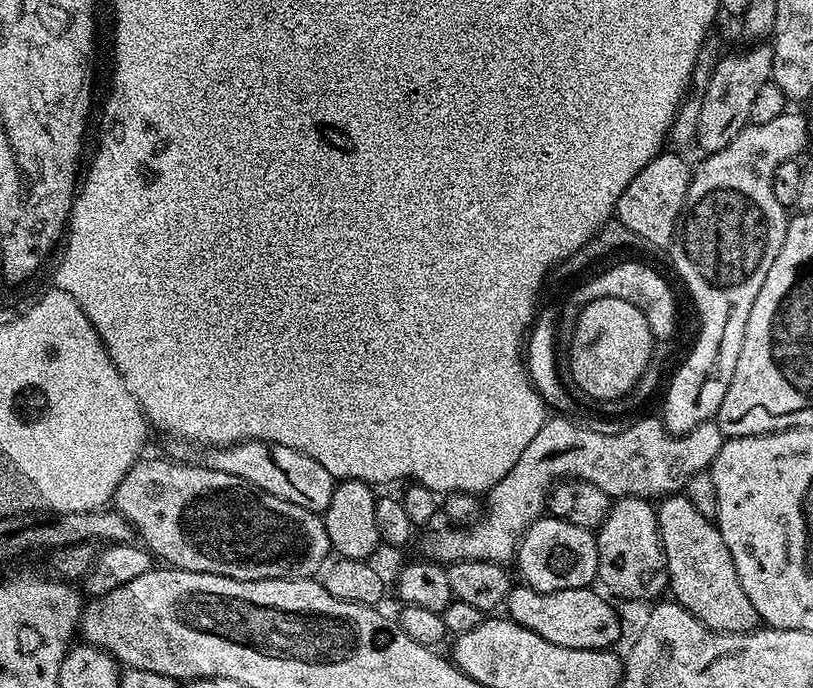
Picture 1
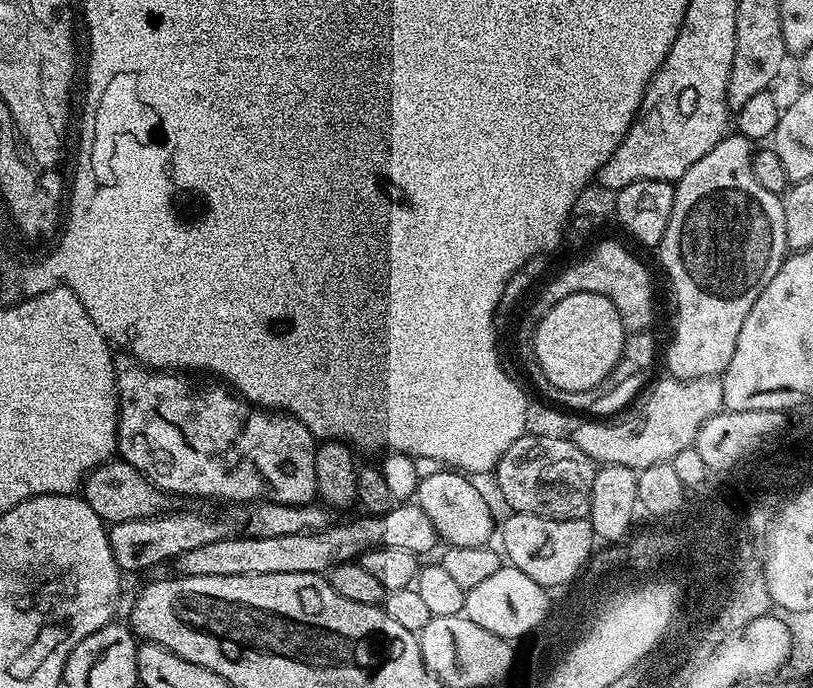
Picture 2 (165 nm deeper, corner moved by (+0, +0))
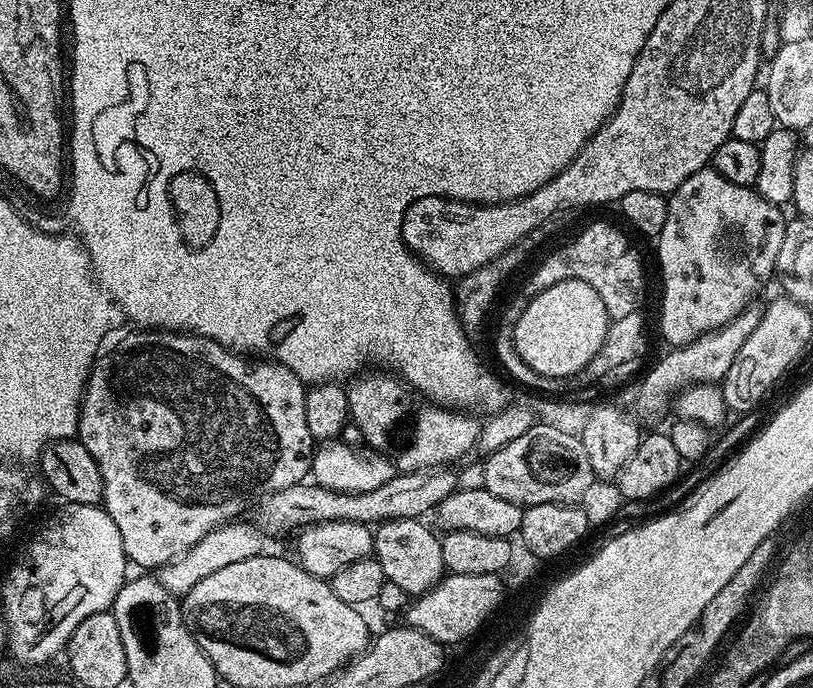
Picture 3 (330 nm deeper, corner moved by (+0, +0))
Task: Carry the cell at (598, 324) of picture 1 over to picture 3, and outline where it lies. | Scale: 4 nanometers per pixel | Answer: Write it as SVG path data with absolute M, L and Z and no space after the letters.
M567 280L558 282L558 286L550 286L550 290L542 290L542 294L534 297L530 306L522 310L522 318L518 318L514 330L514 344L522 361L538 374L554 378L573 376L602 349L609 323L606 306L602 298L598 298L594 286Z

